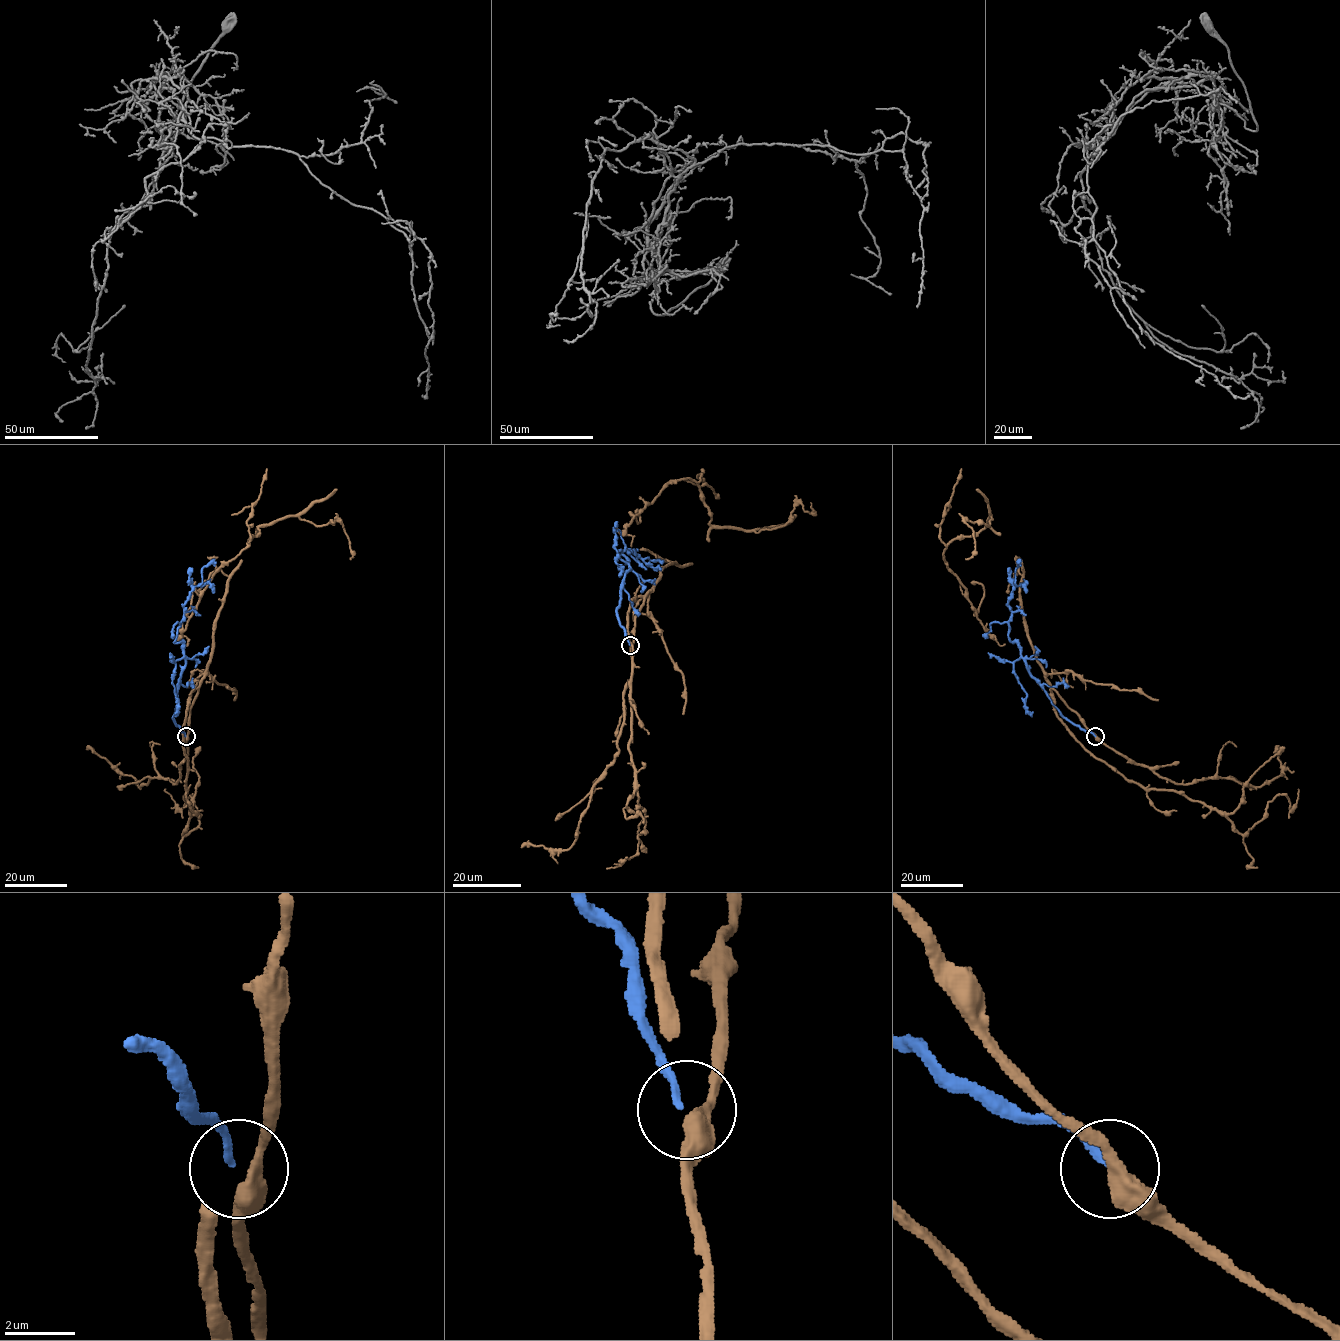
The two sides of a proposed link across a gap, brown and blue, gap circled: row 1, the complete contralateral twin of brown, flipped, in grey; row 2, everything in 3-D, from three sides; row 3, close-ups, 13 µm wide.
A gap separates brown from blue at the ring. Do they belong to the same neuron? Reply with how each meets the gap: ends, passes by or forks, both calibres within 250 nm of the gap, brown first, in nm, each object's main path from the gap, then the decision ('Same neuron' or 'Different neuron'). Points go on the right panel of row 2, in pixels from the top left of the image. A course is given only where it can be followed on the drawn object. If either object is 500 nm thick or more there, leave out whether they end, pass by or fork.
At the ring brown passes by. At the ring blue ends. Thickness 400 nm (brown) against 220 nm. Course of brown: (1095, 737), (1037, 660), (1019, 567), (977, 616), (948, 568), (944, 549), (991, 515), (965, 522), (965, 559). Course of blue: (1095, 736), (1071, 723), (1052, 703), (1030, 672), (1020, 647), (1009, 636), (1009, 597), (1020, 566). Different neuron

